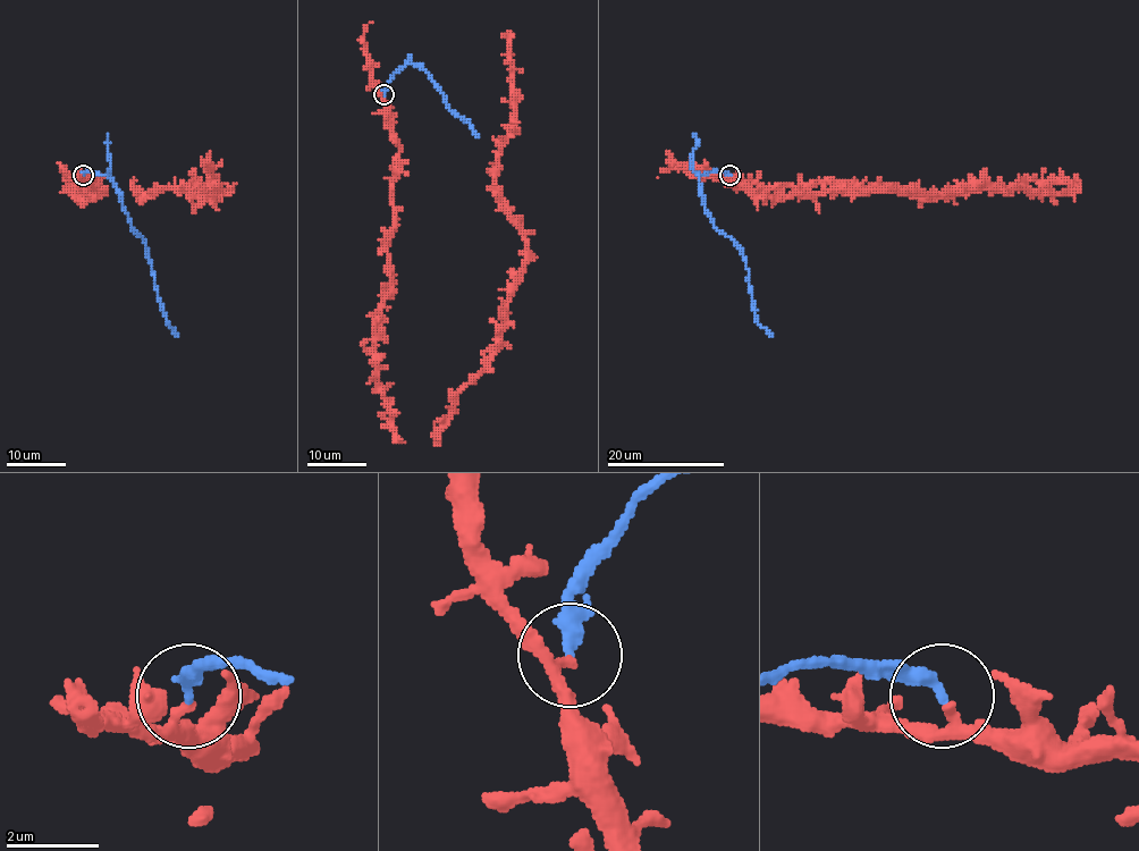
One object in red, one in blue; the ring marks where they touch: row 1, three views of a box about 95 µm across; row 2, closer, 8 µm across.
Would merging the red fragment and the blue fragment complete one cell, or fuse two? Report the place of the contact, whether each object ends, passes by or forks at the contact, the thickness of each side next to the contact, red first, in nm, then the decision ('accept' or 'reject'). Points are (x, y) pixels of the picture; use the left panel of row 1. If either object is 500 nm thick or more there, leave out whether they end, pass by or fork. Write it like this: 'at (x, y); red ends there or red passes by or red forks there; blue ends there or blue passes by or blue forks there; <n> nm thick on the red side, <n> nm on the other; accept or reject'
at (83, 175); red passes by; blue ends there; 240 nm thick on the red side, 320 nm on the other; reject

